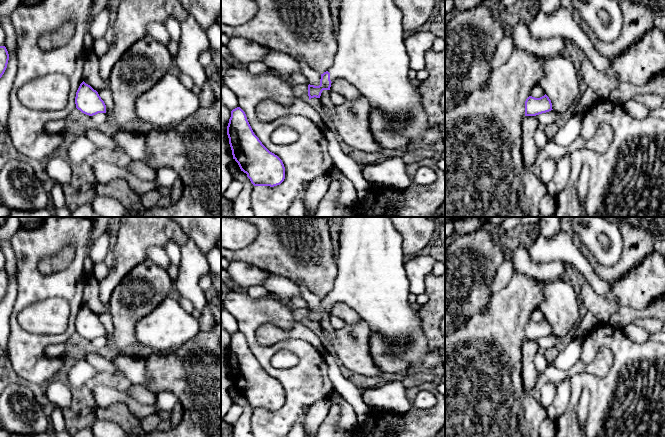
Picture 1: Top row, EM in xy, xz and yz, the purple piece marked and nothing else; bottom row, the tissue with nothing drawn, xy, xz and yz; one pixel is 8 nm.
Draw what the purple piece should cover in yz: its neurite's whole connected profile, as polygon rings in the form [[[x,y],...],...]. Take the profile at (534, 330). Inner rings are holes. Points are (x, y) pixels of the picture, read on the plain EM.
[[[546,318],[540,322],[529,320],[525,325],[525,340],[536,340],[551,334],[552,327]]]

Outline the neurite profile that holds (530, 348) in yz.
[[[524,340],[522,345],[522,370],[521,377],[524,390],[527,393],[533,392],[538,376],[538,371],[534,364],[534,358],[540,350],[534,340]]]

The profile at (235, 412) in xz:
[[[233,403],[229,412],[225,415],[223,423],[234,426],[238,419],[241,417],[244,409],[242,406]]]

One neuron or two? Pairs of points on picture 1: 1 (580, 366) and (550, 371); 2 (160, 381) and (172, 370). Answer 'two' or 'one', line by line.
1: one
2: one

